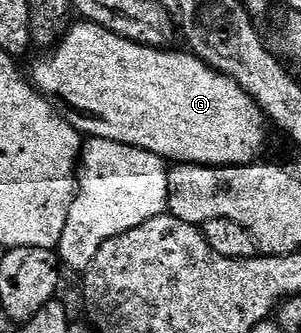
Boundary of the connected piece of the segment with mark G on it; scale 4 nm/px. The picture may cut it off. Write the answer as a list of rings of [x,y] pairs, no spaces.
[[[79,21],[68,30],[67,34],[55,44],[53,50],[44,59],[39,59],[29,70],[29,78],[32,87],[39,92],[43,98],[51,102],[51,106],[59,112],[59,115],[79,132],[80,136],[93,139],[108,139],[117,141],[121,145],[133,145],[145,149],[154,155],[160,155],[165,161],[172,164],[196,163],[202,167],[243,167],[246,163],[254,163],[260,158],[263,146],[267,143],[267,127],[269,120],[263,111],[256,105],[255,99],[237,85],[229,77],[225,77],[220,71],[214,71],[212,67],[200,61],[196,55],[188,53],[186,50],[175,51],[176,49],[160,49],[157,47],[145,47],[142,43],[134,43],[109,29],[105,29],[96,23]]]

